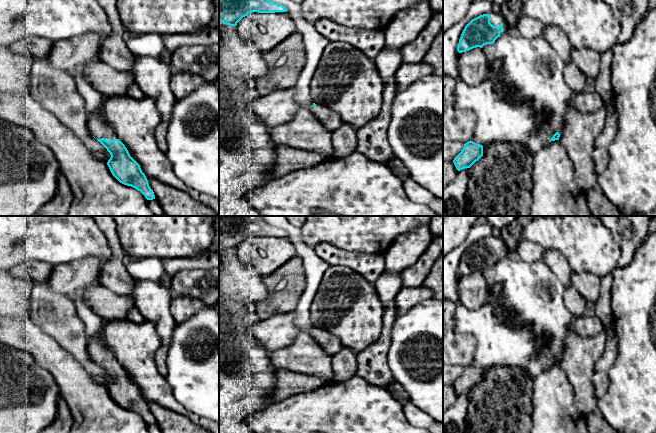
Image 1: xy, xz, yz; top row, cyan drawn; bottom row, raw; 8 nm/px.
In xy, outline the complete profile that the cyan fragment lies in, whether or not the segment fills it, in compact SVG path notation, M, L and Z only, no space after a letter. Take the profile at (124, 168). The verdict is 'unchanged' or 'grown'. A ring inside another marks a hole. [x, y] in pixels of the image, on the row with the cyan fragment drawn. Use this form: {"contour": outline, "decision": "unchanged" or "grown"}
{"contour": "M97 108L88 118L88 130L110 153L107 165L112 175L122 184L140 191L147 200L155 199L140 165L130 156L125 145L118 139L113 129L105 122Z", "decision": "grown"}

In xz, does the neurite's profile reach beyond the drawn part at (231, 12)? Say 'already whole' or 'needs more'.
already whole

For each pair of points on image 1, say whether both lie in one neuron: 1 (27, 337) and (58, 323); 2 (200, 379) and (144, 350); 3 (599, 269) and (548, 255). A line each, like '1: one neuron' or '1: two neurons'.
1: two neurons
2: two neurons
3: two neurons

